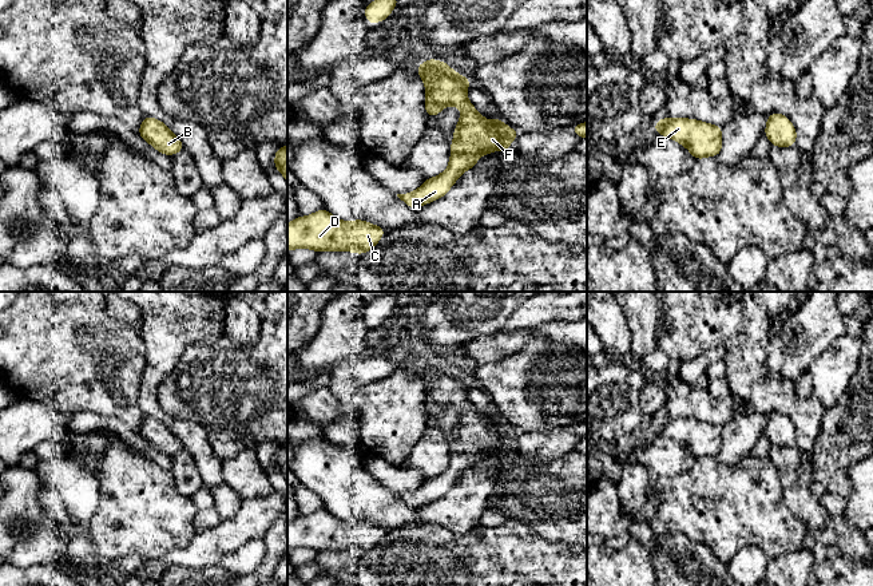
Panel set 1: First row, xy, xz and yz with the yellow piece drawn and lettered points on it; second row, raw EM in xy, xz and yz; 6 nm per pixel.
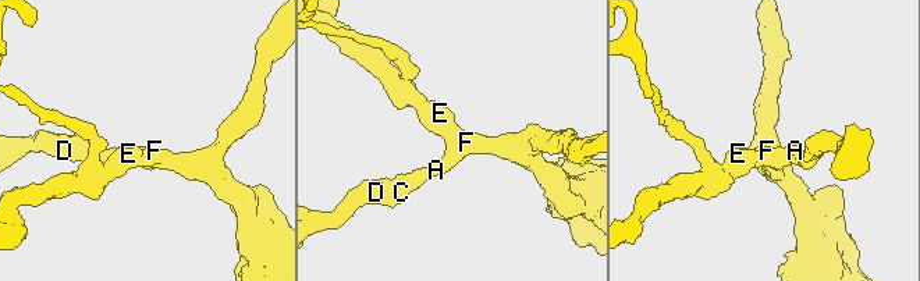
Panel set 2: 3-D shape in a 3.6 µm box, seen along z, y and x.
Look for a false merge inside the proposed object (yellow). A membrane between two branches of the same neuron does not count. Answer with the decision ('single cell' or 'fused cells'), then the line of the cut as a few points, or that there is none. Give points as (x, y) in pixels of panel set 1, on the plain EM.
single cell; no cut

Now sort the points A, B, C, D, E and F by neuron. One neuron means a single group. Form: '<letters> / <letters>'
A B C D E F

